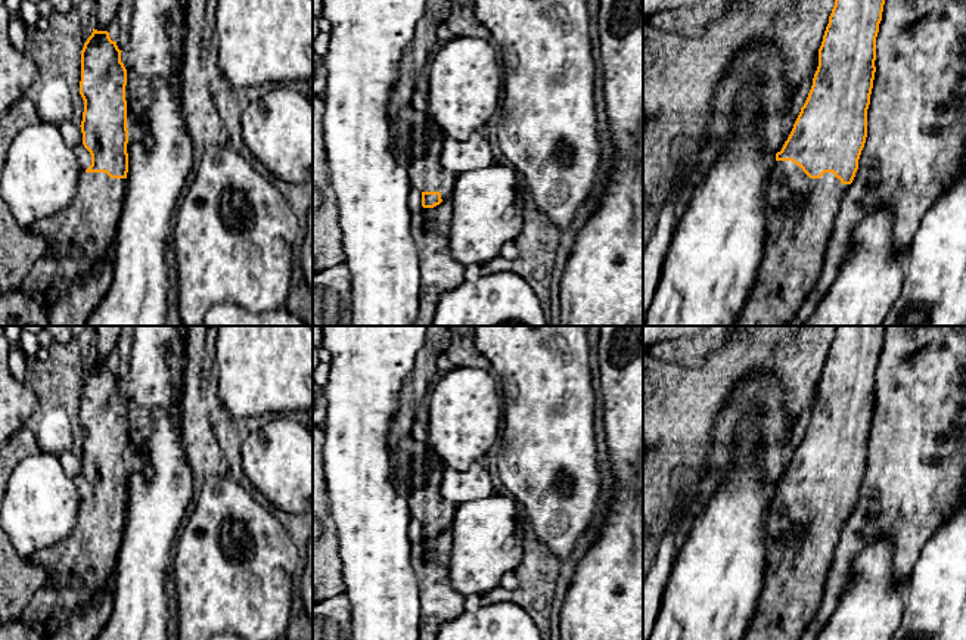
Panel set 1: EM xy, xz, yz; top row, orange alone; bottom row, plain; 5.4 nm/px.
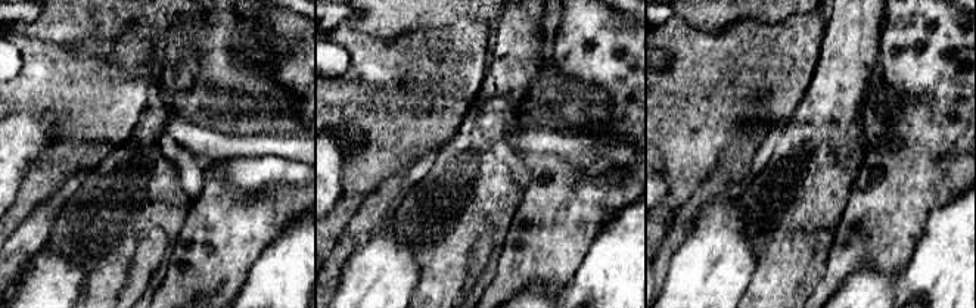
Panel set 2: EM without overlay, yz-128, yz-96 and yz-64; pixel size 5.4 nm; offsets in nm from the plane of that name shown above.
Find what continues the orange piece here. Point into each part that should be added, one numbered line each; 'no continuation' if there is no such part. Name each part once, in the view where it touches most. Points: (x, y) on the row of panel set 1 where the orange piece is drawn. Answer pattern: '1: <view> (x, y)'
1: yz (797, 239)

